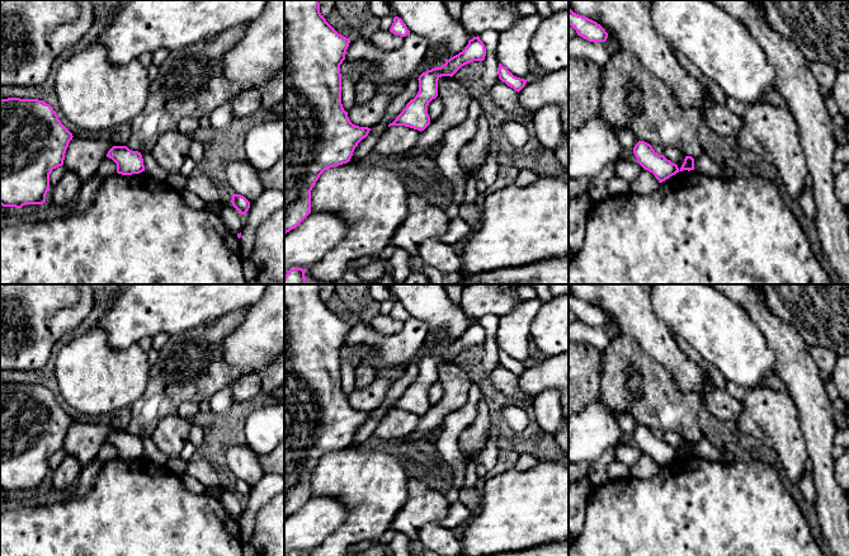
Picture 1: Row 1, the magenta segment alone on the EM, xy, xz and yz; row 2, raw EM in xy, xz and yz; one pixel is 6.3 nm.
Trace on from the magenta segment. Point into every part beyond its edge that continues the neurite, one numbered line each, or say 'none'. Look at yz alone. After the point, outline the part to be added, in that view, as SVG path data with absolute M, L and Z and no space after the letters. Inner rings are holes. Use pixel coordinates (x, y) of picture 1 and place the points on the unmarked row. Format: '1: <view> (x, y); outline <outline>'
none

